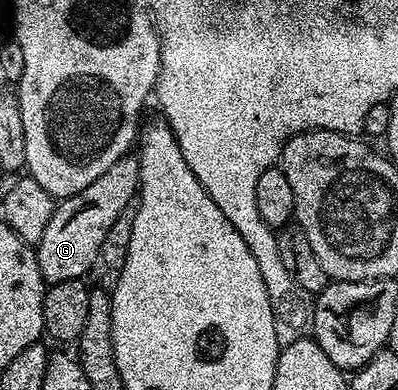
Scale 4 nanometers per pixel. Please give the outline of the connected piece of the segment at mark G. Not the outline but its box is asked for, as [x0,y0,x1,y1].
[35,153,139,284]

